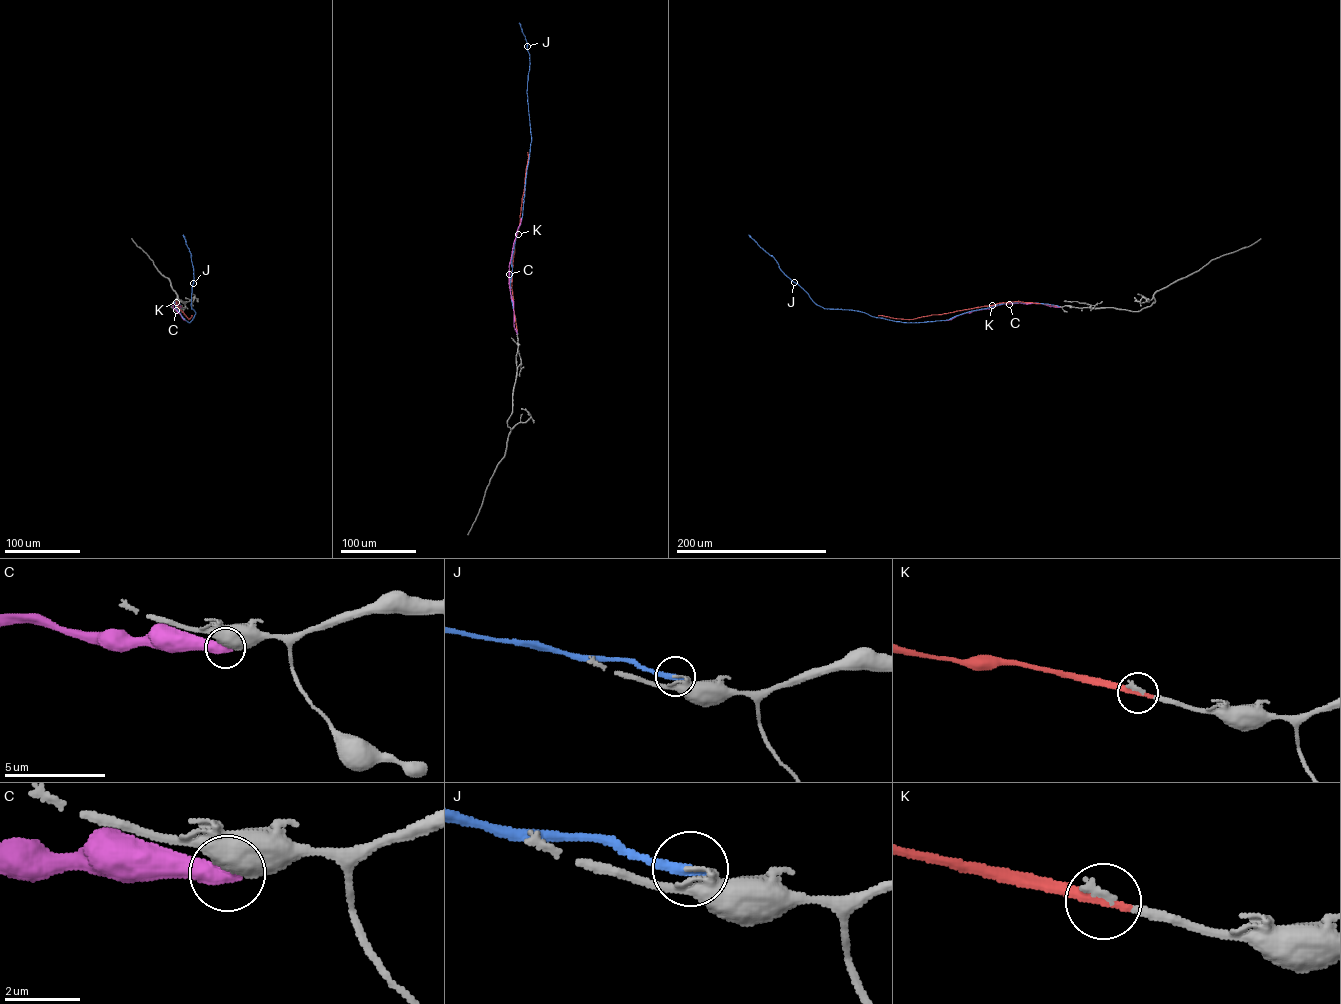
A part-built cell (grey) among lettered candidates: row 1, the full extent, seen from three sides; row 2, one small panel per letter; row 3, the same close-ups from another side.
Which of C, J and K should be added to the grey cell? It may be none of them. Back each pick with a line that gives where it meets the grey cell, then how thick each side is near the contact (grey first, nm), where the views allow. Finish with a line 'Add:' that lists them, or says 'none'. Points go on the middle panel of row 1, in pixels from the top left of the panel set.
K: Touches grey at (517, 330). Thickness 160 nm (grey) against 280 nm
Add: K

